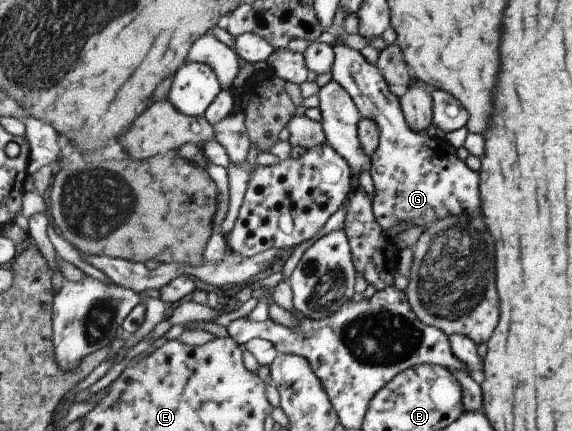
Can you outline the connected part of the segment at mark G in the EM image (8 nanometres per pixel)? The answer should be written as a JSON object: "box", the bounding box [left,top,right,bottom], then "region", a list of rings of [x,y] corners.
{"box":[333,44,482,232],"region":[[[334,44],[334,48],[333,80],[350,92],[361,117],[372,118],[380,126],[381,140],[372,156],[371,178],[375,184],[373,211],[383,230],[390,232],[404,222],[427,228],[451,211],[464,210],[470,216],[482,216],[480,174],[468,168],[458,150],[445,138],[432,138],[408,126],[400,96],[391,90],[378,66],[370,64],[350,46]]]}

